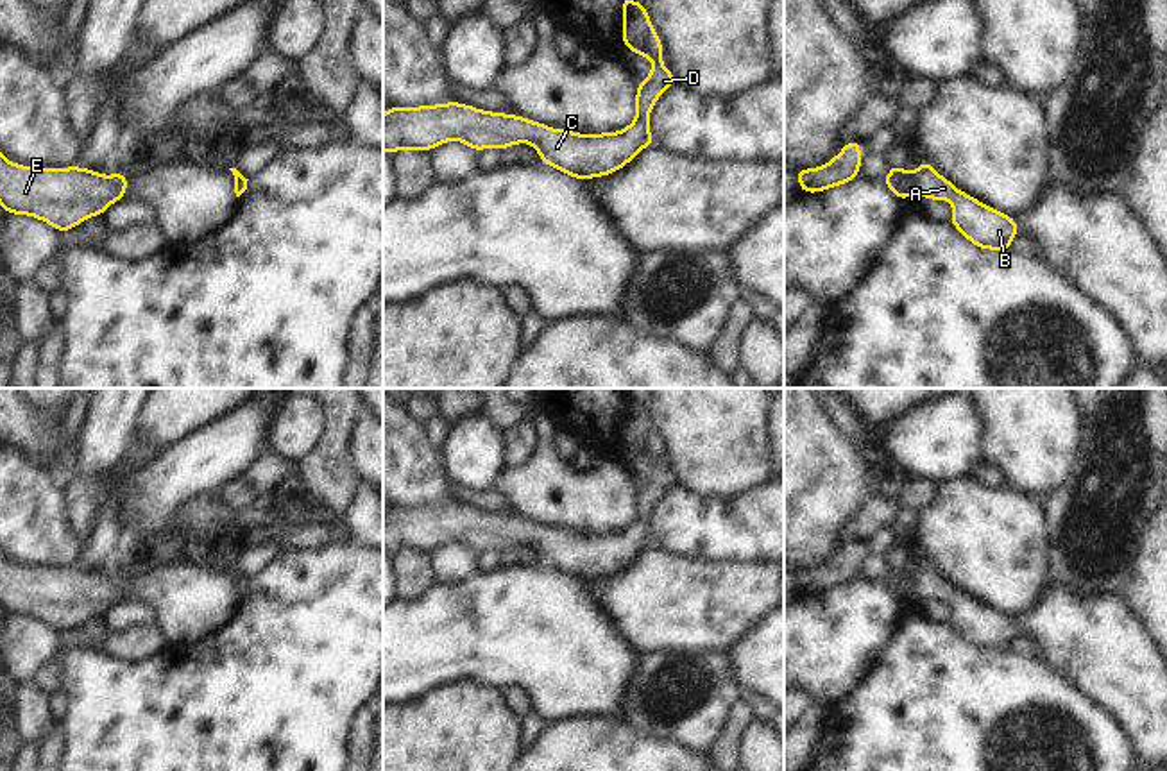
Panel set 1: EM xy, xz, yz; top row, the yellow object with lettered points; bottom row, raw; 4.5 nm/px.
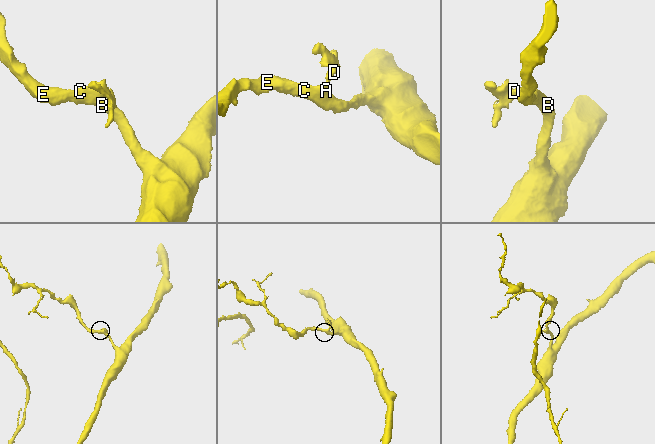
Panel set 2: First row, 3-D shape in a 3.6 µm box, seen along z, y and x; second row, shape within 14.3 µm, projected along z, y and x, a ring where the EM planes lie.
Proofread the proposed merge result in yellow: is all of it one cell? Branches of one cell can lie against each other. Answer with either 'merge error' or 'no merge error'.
no merge error

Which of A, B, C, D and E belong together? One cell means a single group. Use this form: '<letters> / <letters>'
A B C D E

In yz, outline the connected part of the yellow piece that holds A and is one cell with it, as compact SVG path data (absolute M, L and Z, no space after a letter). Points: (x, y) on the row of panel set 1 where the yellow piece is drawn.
M920 161L913 174L891 165L881 182L886 184L899 200L916 197L918 193L927 200L949 200L952 204L950 224L972 245L984 250L1011 250L1011 240L1018 234L1017 220L958 190L947 177L938 174L929 161Z

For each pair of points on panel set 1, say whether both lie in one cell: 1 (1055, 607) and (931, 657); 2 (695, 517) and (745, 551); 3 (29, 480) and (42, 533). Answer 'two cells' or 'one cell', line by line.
1: two cells
2: one cell
3: one cell

